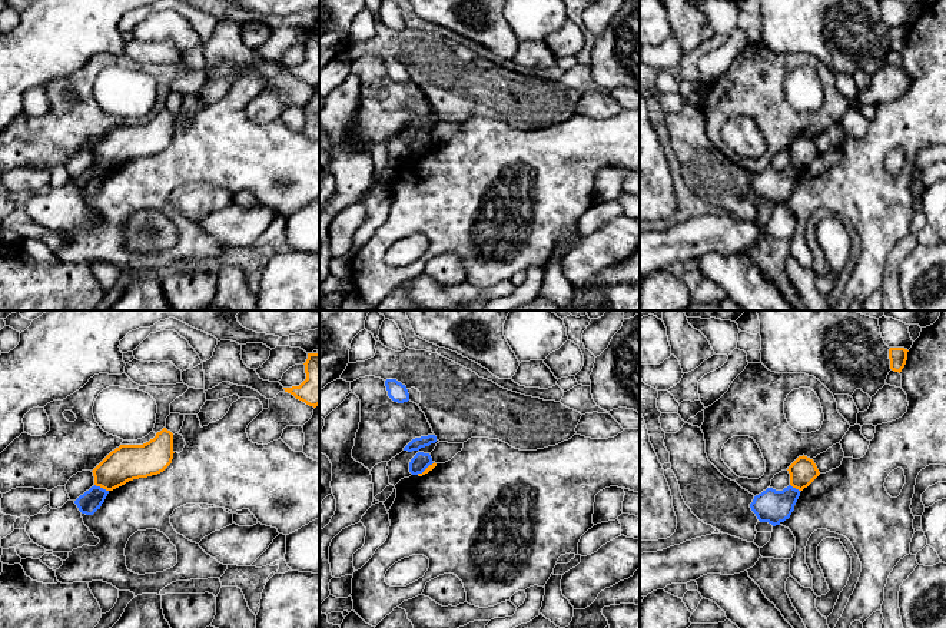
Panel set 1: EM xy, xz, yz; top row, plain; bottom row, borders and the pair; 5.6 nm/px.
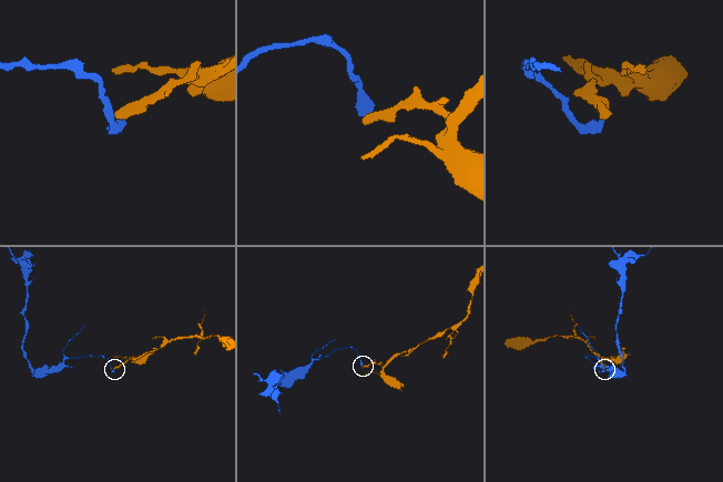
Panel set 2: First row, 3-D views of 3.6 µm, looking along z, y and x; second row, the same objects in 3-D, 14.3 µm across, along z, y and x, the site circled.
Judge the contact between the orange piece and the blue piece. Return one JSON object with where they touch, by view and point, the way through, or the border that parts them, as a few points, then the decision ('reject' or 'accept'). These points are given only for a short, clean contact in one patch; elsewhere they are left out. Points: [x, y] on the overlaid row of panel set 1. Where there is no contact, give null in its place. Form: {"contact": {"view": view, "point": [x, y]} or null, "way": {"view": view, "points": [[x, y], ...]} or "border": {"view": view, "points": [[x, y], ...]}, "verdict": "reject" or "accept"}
{"contact": {"view": "xy", "point": [102, 487]}, "border": {"view": "xy", "points": [[95, 484], [108, 491]]}, "verdict": "reject"}

